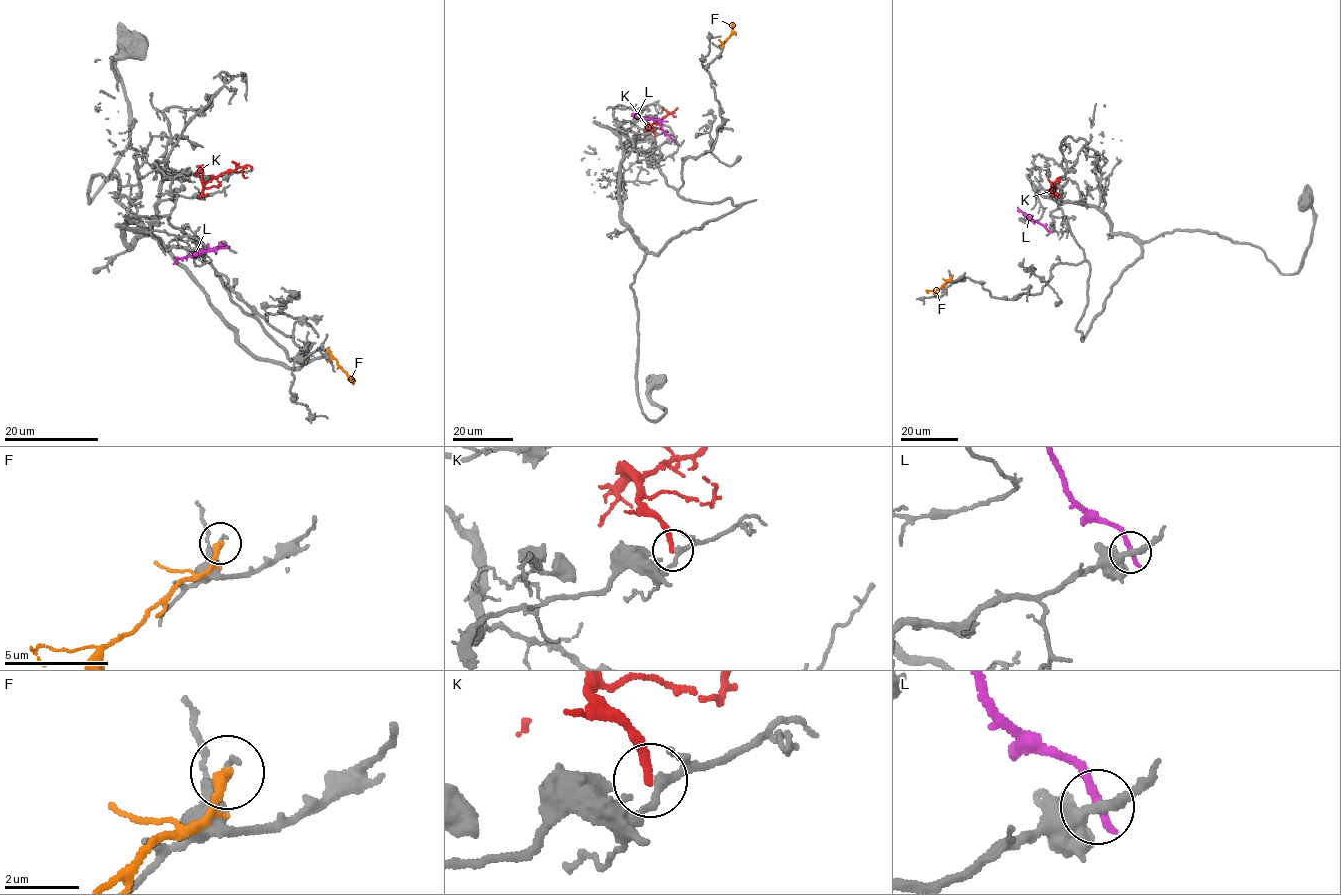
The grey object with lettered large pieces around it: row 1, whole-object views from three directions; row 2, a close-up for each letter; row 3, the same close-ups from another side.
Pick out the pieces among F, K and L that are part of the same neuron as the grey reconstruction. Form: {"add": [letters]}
{"add": []}

